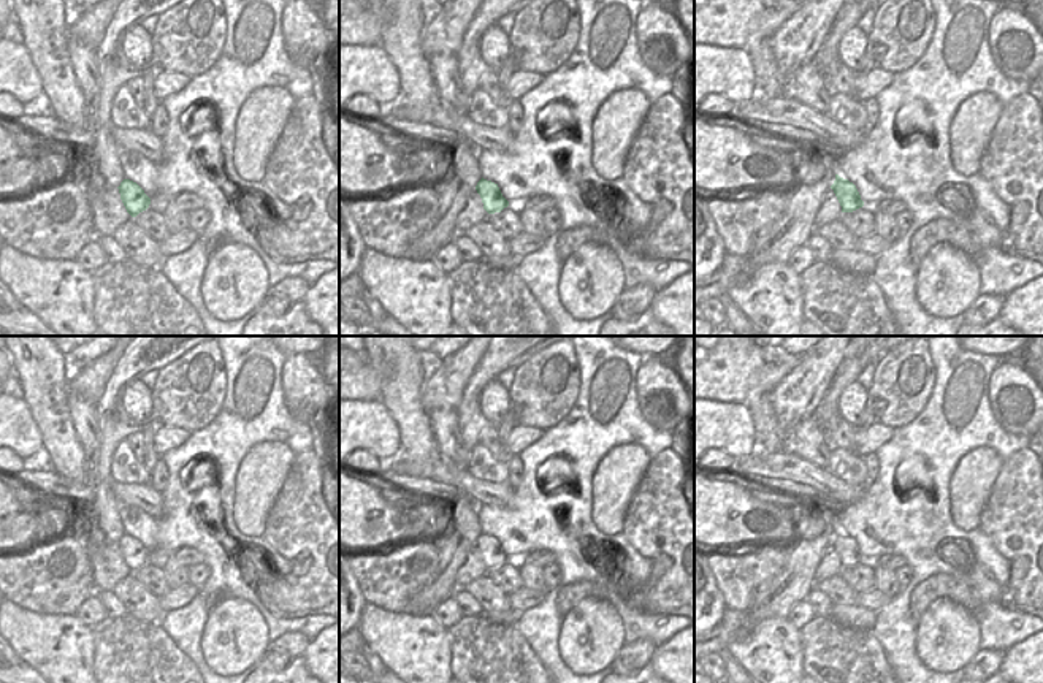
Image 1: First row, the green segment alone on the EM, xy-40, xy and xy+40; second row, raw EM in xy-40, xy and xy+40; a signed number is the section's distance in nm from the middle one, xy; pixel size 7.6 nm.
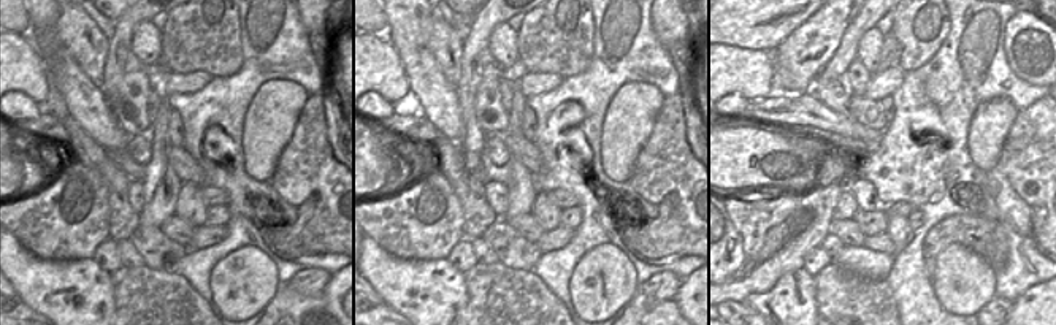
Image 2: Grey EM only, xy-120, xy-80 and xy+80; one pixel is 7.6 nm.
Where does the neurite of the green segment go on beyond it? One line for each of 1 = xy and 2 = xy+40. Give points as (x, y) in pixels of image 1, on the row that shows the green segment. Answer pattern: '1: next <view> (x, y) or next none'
1: next none
2: next none

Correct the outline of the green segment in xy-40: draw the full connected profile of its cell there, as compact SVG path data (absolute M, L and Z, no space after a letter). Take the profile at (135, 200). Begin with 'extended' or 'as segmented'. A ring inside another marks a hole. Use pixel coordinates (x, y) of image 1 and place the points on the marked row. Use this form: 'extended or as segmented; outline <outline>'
as segmented; outline M124 179L117 189L120 200L132 217L136 217L139 212L149 208L151 198L136 182Z

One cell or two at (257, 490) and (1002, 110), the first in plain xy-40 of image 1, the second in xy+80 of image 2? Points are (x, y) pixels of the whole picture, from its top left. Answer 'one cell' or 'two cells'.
one cell

